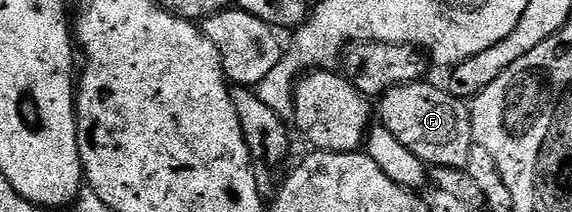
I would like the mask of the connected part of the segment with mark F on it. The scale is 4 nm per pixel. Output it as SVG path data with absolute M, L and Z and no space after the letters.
M422 79L410 85L396 85L382 93L379 124L387 127L387 131L391 131L391 135L411 151L411 155L419 155L426 166L464 169L475 144L470 106L462 98L454 97L448 88L441 86L440 89L427 82Z

